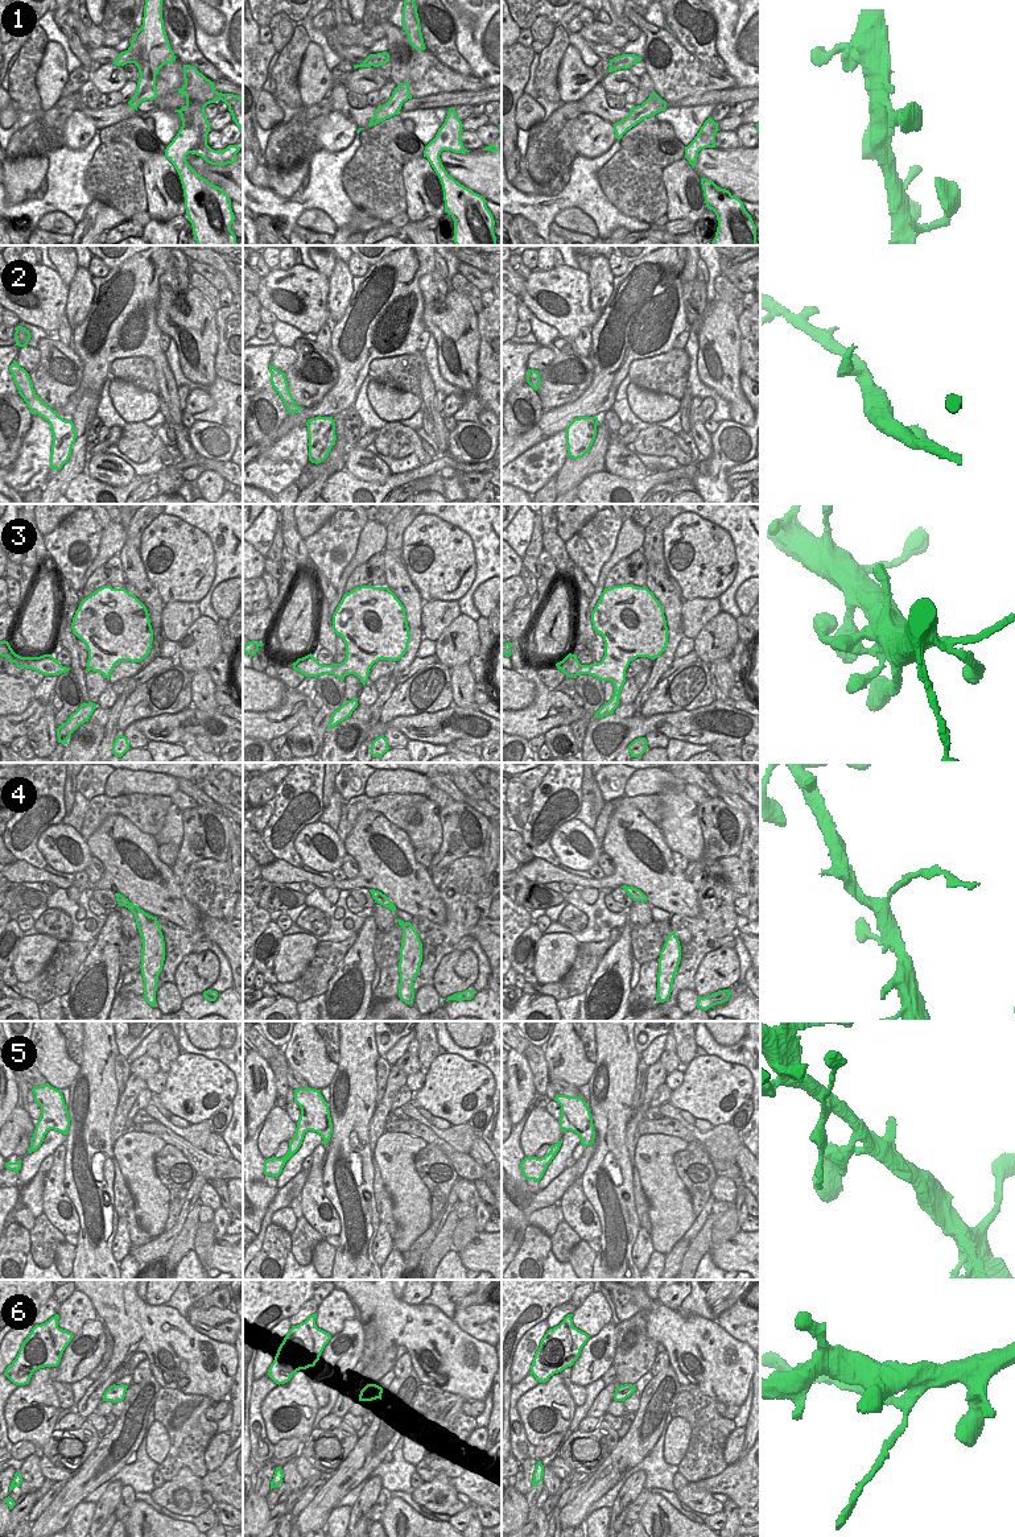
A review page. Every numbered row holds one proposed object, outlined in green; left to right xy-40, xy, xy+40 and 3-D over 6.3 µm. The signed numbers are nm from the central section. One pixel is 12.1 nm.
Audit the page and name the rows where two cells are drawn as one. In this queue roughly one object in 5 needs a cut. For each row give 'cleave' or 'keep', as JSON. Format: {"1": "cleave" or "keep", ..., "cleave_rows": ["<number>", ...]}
{"1": "keep", "2": "keep", "3": "keep", "4": "cleave", "5": "keep", "6": "cleave", "cleave_rows": ["4", "6"]}

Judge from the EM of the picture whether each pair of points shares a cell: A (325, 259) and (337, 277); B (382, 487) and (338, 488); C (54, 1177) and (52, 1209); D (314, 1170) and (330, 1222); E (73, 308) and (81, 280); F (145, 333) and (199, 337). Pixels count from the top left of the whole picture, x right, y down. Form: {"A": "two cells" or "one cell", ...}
{"A": "two cells", "B": "one cell", "C": "one cell", "D": "one cell", "E": "one cell", "F": "two cells"}

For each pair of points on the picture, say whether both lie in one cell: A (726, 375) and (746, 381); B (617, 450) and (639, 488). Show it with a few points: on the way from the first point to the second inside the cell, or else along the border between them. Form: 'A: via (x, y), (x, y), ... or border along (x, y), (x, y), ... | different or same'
A: border along (741, 372), (741, 389), (746, 399) | different
B: border along (605, 470), (628, 479), (642, 478), (648, 472) | different

